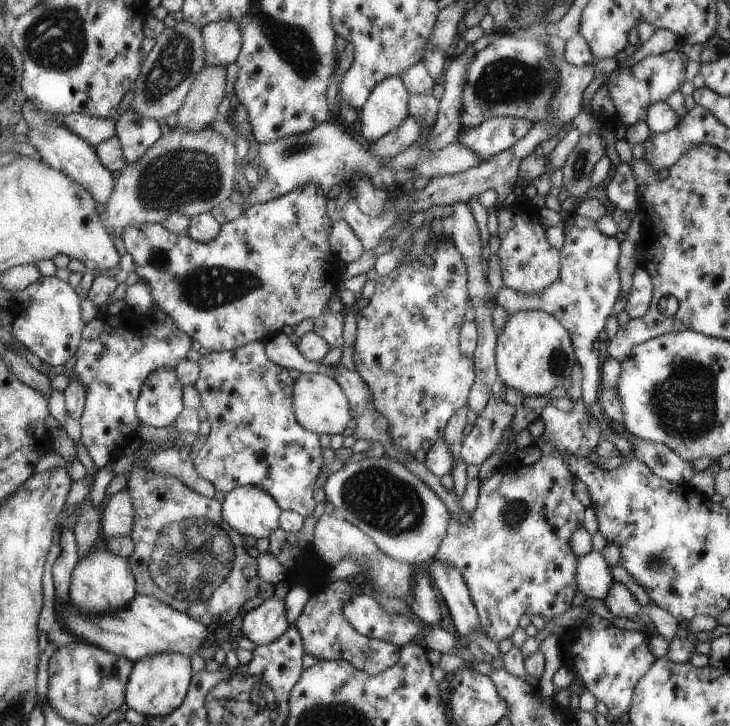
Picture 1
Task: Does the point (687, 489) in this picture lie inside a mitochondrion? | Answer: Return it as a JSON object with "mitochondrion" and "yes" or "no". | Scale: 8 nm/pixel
{"mitochondrion":"no"}

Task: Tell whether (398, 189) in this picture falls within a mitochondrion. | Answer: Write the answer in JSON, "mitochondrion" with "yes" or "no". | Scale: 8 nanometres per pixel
{"mitochondrion":"no"}

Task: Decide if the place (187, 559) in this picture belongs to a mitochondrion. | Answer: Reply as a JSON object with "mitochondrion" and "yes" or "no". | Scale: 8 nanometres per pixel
{"mitochondrion":"yes"}

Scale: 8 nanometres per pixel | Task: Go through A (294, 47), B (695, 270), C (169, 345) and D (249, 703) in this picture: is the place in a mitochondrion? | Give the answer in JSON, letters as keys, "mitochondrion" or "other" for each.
{"A":"mitochondrion","B":"other","C":"other","D":"mitochondrion"}

